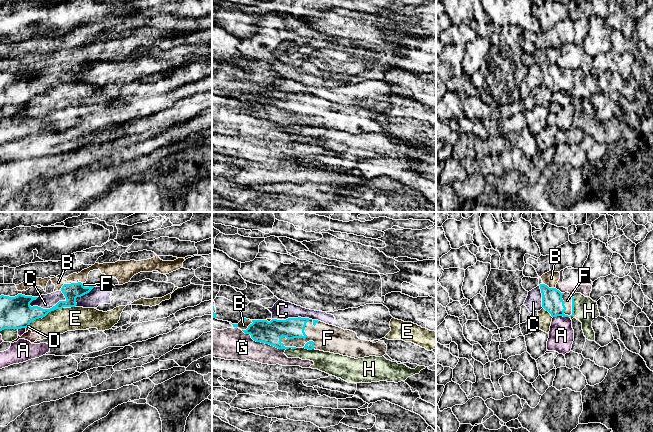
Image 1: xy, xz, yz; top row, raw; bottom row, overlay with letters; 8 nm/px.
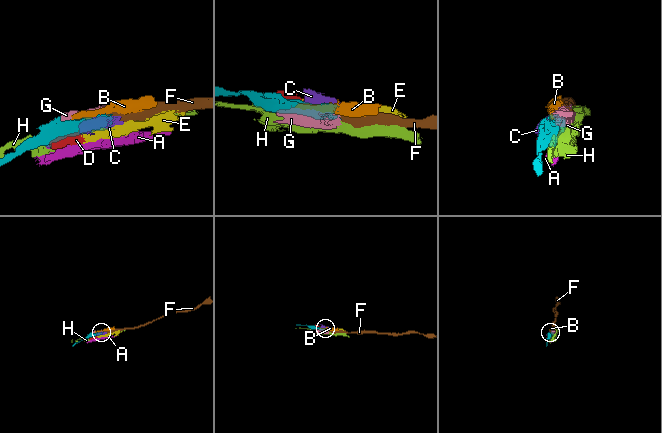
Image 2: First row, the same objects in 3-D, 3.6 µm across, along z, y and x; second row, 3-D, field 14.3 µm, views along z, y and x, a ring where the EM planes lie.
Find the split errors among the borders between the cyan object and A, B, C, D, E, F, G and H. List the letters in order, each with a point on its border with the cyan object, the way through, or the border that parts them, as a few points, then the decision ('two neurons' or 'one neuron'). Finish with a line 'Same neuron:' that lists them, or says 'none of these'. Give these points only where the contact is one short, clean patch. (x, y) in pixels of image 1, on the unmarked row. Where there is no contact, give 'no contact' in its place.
A: meets cyan in yz at (561, 91); two neurons
B: meets cyan in xz at (248, 102); two neurons
C: meets cyan in xy at (47, 85); two neurons
D: meets cyan in xy at (27, 102); two neurons
E: meets cyan in xy at (45, 91); two neurons
F: meets cyan in xz at (305, 113); runs through xz (291, 104), (305, 113), (328, 114); one neuron
G: meets cyan in xz at (263, 118); two neurons
H: meets cyan in yz at (573, 82); two neurons
Same neuron: F

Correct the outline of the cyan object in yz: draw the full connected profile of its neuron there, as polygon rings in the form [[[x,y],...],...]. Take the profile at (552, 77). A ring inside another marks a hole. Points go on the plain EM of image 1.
[[[540,60],[542,69],[542,83],[548,87],[552,93],[571,93],[574,90],[574,73],[568,68],[561,69],[556,64],[549,64],[545,60]]]

